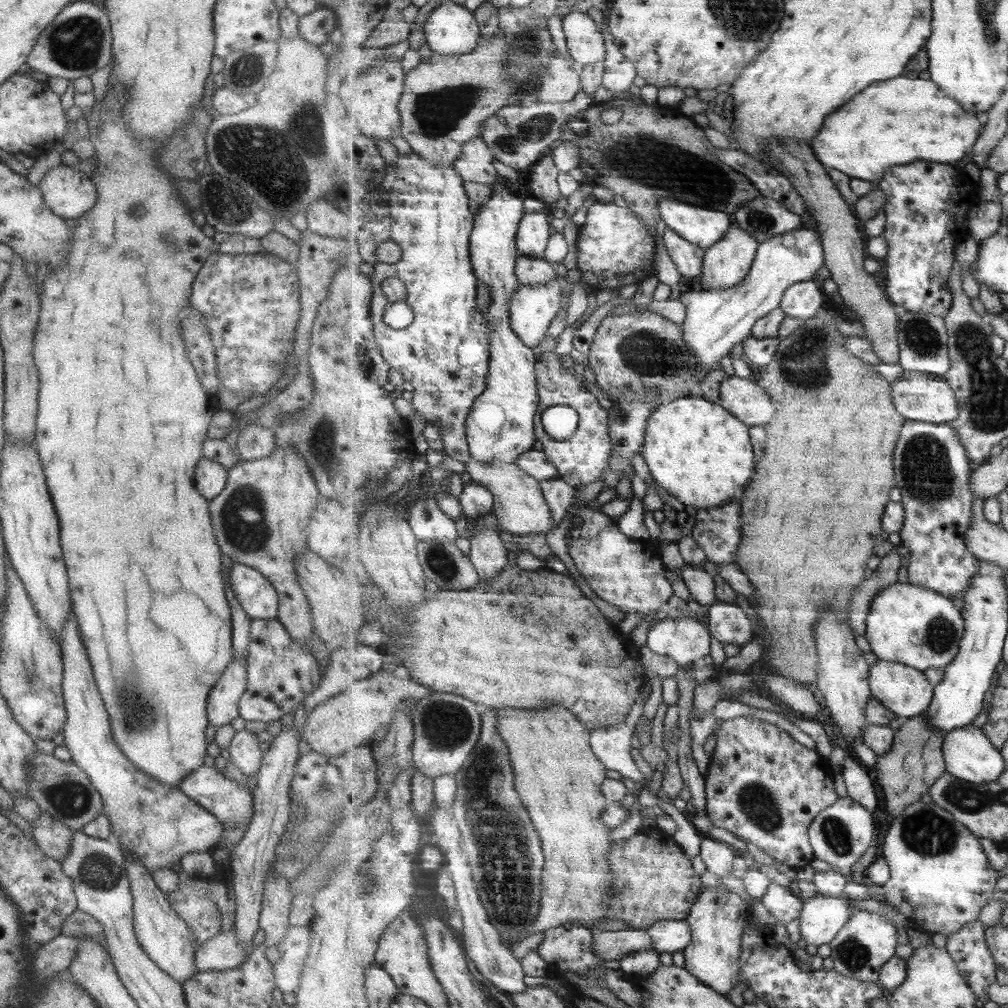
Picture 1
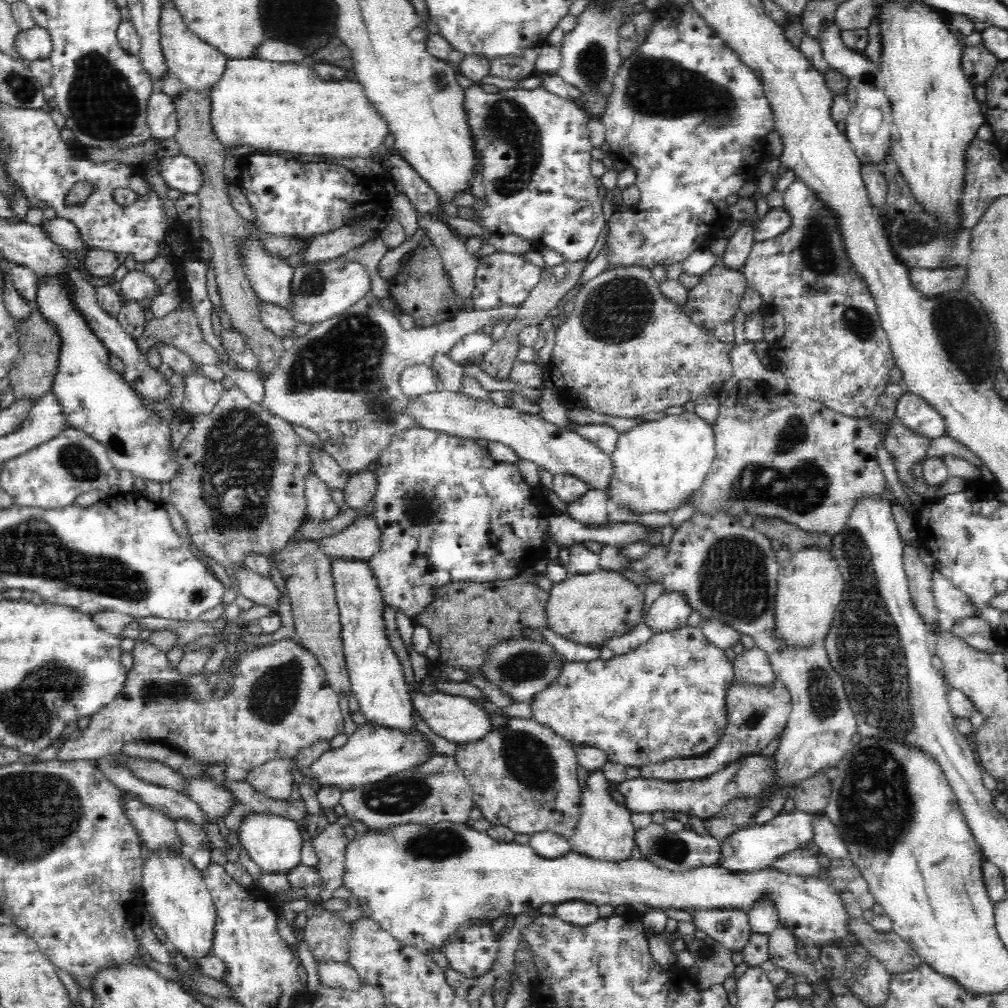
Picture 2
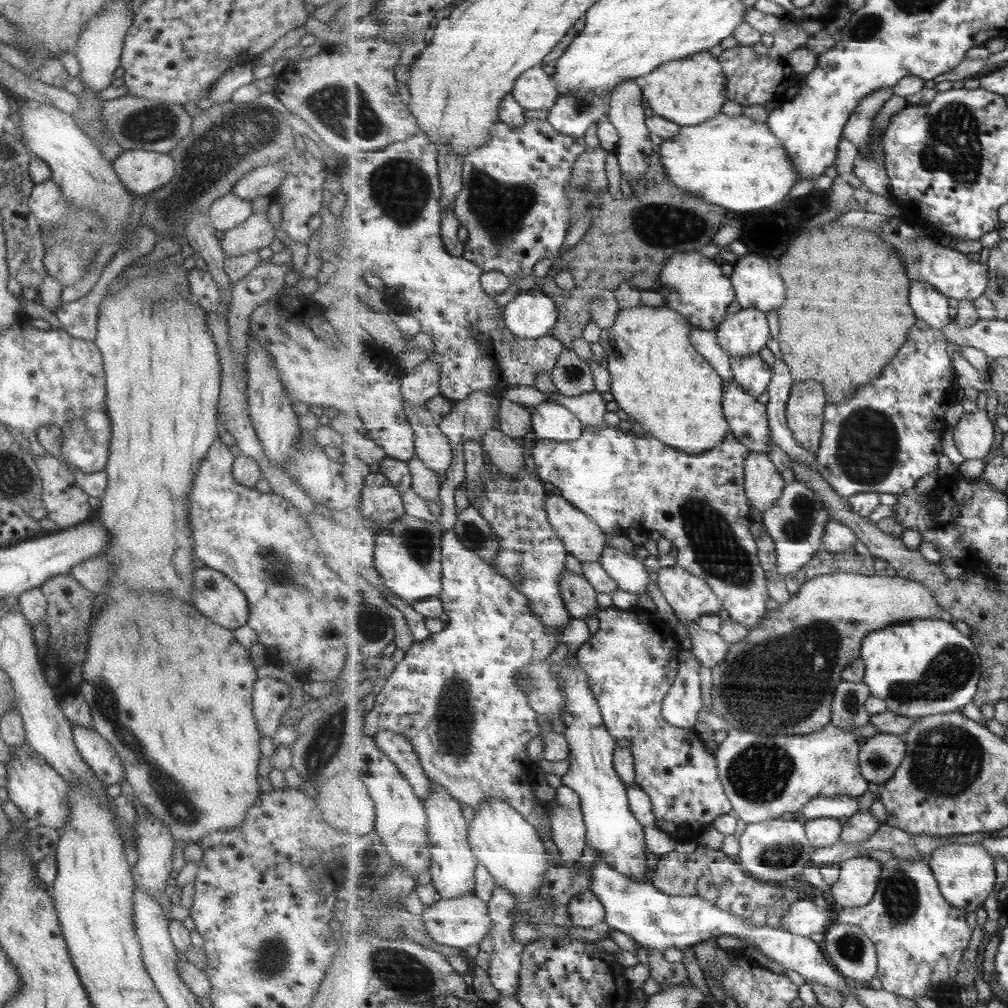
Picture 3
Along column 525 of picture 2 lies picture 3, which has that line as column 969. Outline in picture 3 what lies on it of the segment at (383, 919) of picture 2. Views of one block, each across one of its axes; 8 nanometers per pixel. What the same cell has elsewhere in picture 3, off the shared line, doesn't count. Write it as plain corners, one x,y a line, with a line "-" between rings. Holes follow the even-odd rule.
949,843
938,847
930,855
929,863
938,879
943,896
955,908
977,912
979,908
983,908
989,894
996,888
996,860
985,845

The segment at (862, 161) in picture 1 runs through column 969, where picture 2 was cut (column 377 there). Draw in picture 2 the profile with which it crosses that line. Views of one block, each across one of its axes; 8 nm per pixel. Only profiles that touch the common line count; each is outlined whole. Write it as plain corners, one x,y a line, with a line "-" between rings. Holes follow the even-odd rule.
258,58
248,59
228,59
228,64
222,79
211,90
211,123
214,126
216,136
224,147
230,146
230,144
249,144
256,152
267,152
270,154
283,154
289,156
306,156
312,154
312,156
330,156
330,158
368,158
374,154
374,150
382,150
384,138
386,134
390,132
388,123
384,120
383,116
378,111
374,110
372,104
368,101
366,95
364,95
363,86
356,80
340,80
336,82
324,82
318,78
318,74
303,62
269,62
268,60
261,60

